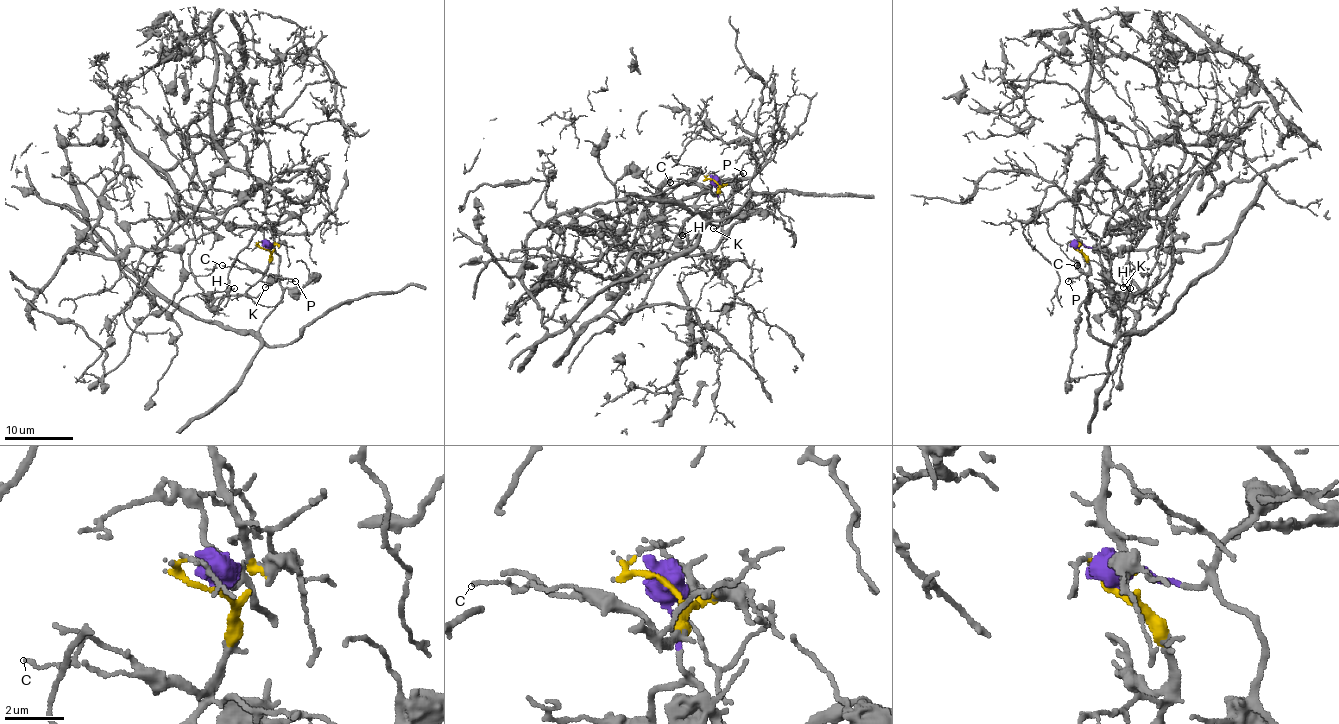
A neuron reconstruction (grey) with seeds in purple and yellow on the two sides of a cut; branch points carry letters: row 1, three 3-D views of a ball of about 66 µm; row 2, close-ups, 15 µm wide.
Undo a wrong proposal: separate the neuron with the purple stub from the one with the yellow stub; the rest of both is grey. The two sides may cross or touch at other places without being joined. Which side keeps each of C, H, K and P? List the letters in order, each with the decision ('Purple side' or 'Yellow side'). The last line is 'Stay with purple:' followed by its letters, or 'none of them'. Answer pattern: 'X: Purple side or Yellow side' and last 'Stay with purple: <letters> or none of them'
C: Yellow side
H: Yellow side
K: Purple side
P: Yellow side
Stay with purple: K

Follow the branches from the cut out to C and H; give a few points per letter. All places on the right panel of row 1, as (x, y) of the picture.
C: (1077, 249), (1089, 268), (1082, 272), (1077, 265)
H: (1077, 249), (1086, 260), (1089, 272), (1087, 282), (1112, 305), (1118, 306), (1131, 287)

